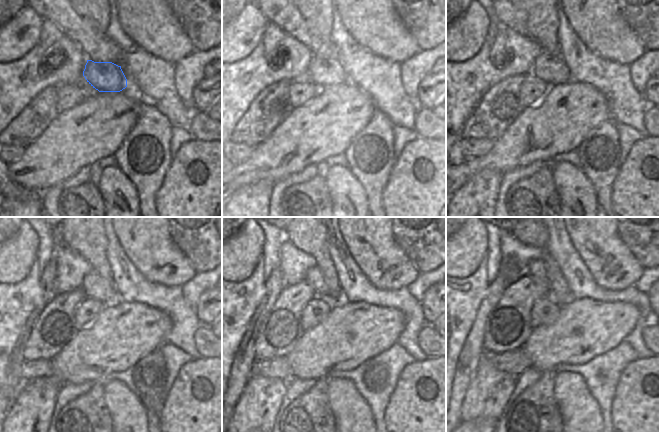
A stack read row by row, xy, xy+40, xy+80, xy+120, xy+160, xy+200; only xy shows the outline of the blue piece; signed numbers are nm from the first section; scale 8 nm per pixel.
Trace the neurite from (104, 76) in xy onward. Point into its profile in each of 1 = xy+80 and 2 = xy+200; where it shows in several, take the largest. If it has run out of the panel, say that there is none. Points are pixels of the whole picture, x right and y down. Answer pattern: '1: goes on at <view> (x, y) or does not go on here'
1: goes on at xy+80 (550, 68)
2: goes on at xy+200 (536, 268)

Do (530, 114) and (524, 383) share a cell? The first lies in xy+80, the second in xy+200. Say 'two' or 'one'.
two

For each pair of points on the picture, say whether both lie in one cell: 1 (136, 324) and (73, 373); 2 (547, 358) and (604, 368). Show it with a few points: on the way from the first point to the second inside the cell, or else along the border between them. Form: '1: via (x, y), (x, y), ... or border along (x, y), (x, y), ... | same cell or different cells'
1: via (120, 336), (113, 343), (96, 351), (89, 357) | same cell
2: border along (603, 353), (579, 365), (559, 365) | different cells

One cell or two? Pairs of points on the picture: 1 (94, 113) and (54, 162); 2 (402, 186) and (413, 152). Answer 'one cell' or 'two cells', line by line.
1: one cell
2: one cell

